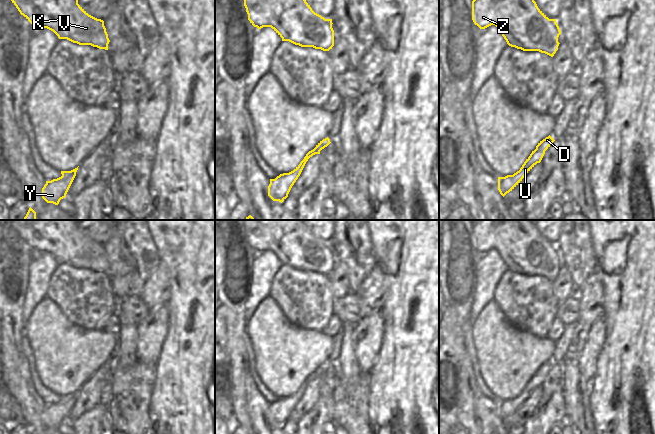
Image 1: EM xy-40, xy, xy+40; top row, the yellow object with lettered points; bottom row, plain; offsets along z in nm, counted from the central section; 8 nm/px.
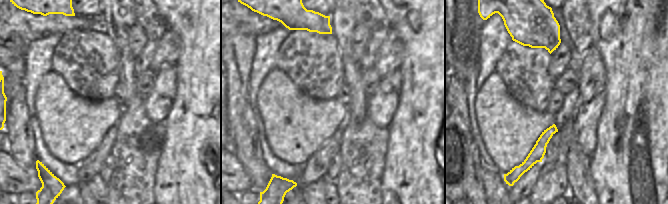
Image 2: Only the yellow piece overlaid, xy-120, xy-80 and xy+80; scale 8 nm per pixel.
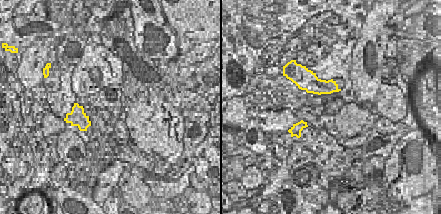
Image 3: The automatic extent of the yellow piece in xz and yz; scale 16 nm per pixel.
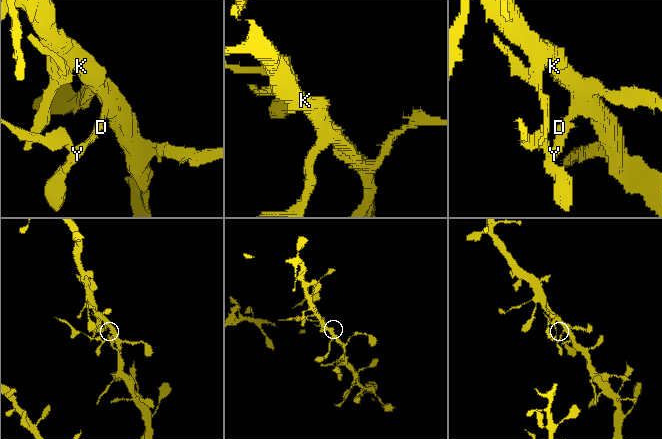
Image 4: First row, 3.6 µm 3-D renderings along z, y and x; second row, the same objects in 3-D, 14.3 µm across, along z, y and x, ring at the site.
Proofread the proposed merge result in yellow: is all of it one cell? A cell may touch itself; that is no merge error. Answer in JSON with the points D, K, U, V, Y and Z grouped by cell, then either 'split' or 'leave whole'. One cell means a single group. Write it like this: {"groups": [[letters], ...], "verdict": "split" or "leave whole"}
{"groups": [["D", "K", "V", "Z"], ["U", "Y"]], "verdict": "split"}

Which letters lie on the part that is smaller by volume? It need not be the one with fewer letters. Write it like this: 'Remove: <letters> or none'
Remove: U, Y

